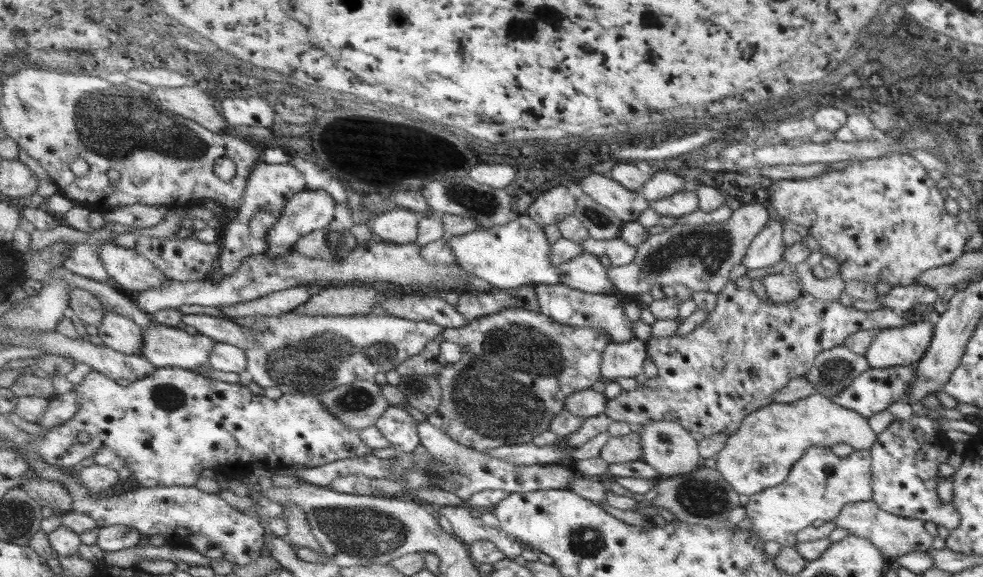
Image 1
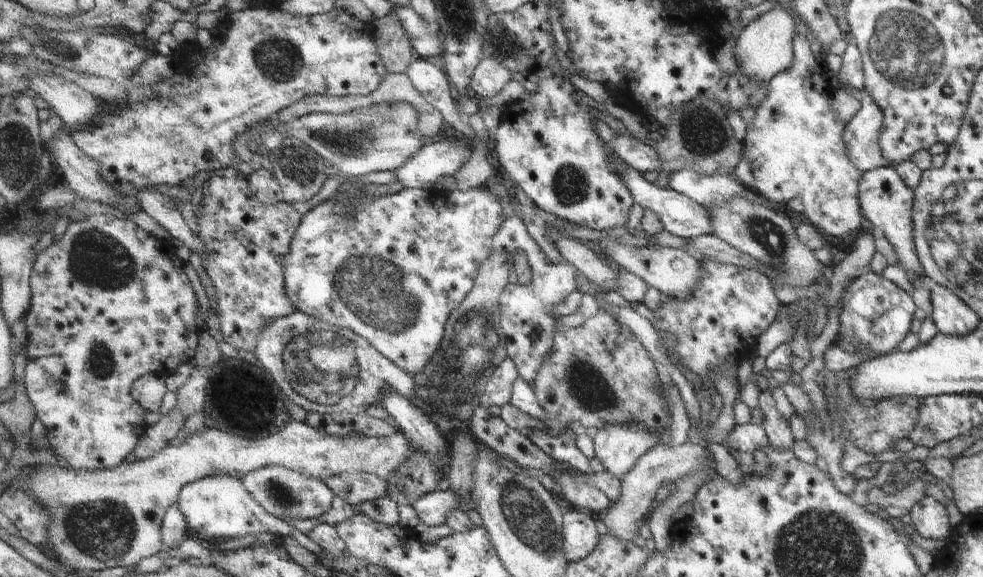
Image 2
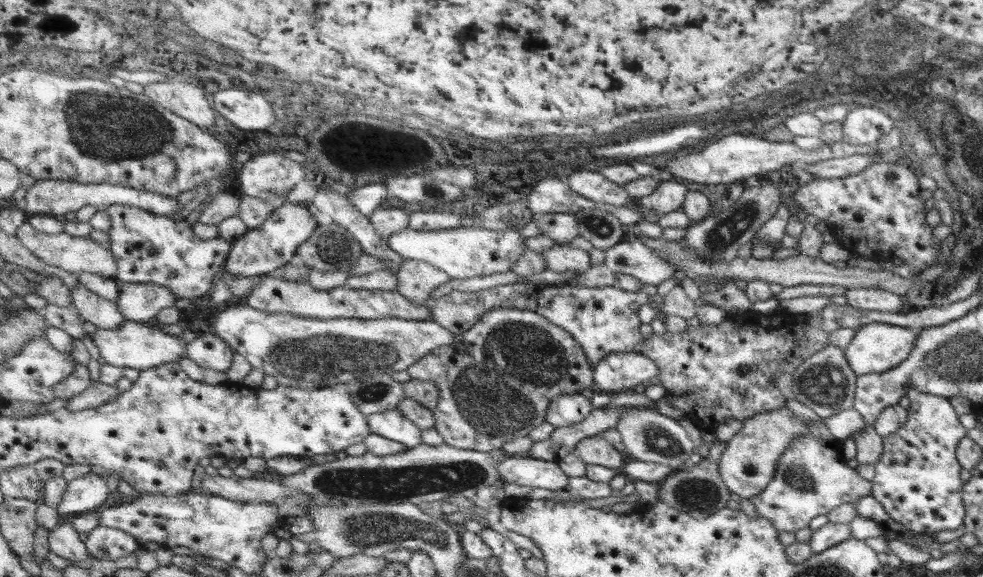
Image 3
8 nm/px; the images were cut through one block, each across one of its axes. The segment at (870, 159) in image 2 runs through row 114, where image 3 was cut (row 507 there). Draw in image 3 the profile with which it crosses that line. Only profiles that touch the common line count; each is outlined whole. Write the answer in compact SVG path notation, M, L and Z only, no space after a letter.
M870 494L856 500L855 510L857 517L867 518L875 525L884 528L882 534L886 534L886 538L895 538L896 536L918 538L920 536L920 534L912 533L899 524L895 524L893 520L889 520L889 516L885 514L883 507Z

